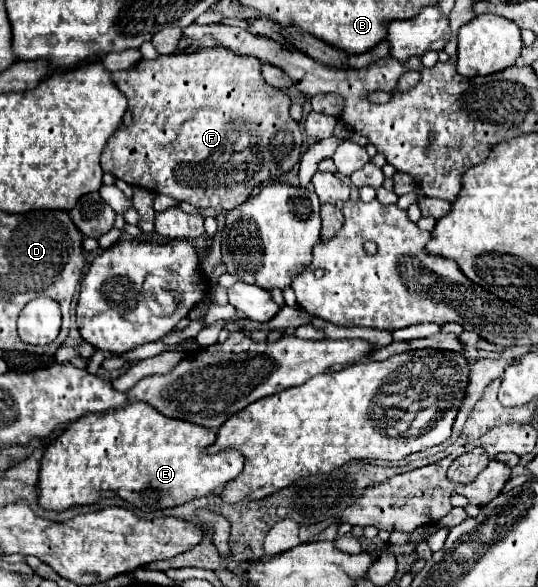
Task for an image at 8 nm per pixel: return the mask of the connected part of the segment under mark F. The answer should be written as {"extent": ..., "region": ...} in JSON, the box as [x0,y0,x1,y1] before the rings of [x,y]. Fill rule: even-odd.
{"extent":[102,49,302,209],"region":[[[214,49],[214,51],[200,51],[194,55],[164,55],[158,57],[154,61],[142,59],[140,63],[136,63],[130,69],[124,71],[116,71],[112,73],[112,83],[126,95],[128,99],[128,111],[132,113],[132,123],[130,125],[120,125],[116,129],[116,133],[108,139],[104,151],[102,151],[102,169],[106,173],[112,173],[116,179],[126,181],[132,187],[142,187],[148,189],[152,193],[164,193],[170,195],[178,201],[186,201],[194,207],[214,207],[214,209],[234,209],[240,203],[244,203],[252,189],[258,185],[264,185],[272,179],[278,179],[282,173],[290,171],[296,161],[300,161],[300,147],[302,147],[302,131],[300,125],[290,117],[288,109],[292,105],[288,93],[270,87],[262,75],[260,75],[260,61],[256,59],[242,59],[240,55],[230,55],[230,51],[222,51],[222,49]]]}

